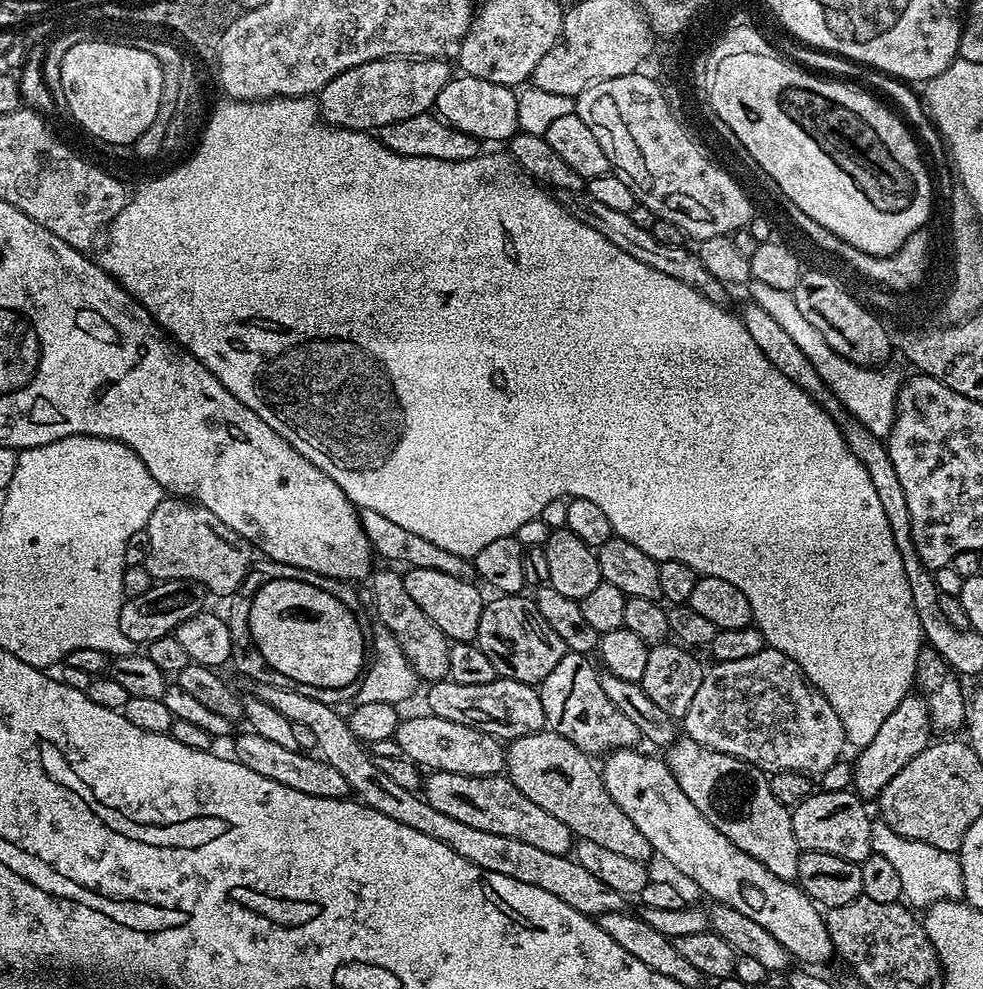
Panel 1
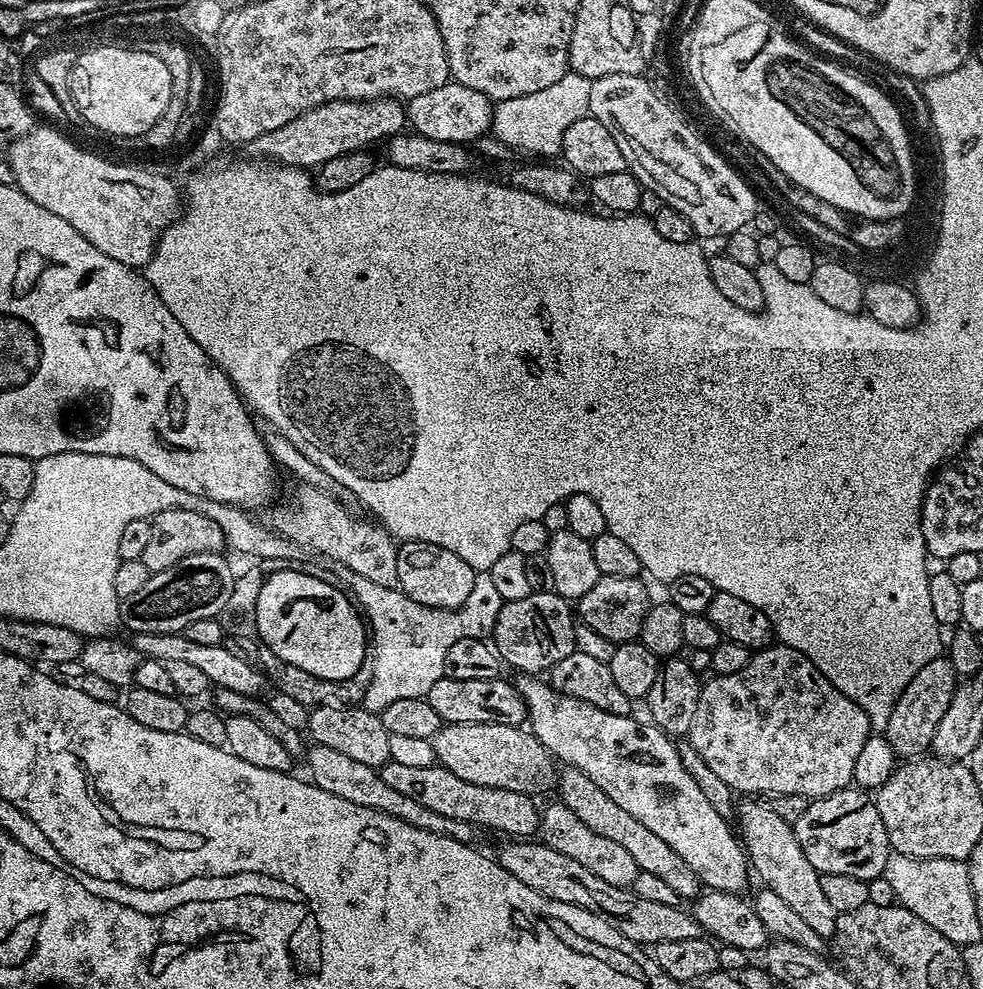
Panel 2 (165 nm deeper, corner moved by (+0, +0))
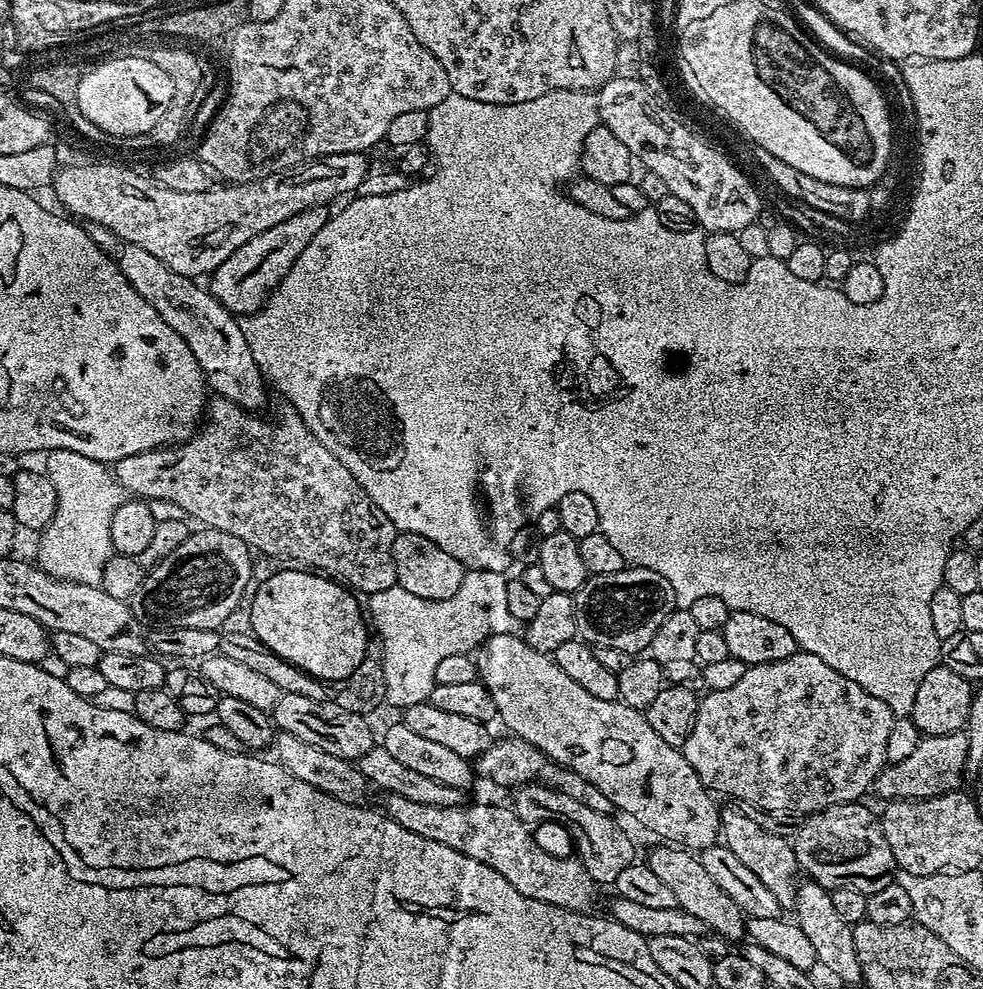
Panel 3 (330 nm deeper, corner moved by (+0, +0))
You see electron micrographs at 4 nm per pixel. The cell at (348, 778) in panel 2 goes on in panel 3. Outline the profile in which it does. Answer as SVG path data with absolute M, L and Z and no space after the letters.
M393 792L387 793L383 799L384 815L398 822L398 826L410 830L410 834L422 834L422 838L442 842L442 846L450 846L450 850L458 850L458 854L466 854L466 858L474 858L482 862L482 866L490 866L490 870L498 870L498 874L502 874L502 878L506 878L518 894L526 894L526 898L571 912L593 911L592 903L596 900L598 885L590 878L586 866L582 866L576 858L559 860L551 856L532 837L533 829L518 818L516 809L507 803L465 802L454 806L425 806L423 802L413 802L411 798L402 798L402 794Z

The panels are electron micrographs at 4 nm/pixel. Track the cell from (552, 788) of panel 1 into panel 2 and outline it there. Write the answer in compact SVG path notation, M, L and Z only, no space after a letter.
M565 767L563 771L564 773L561 776L559 773L558 776L559 803L565 804L571 812L578 814L578 818L582 818L582 822L586 822L586 826L590 826L594 834L602 834L602 838L618 842L618 846L622 846L626 854L634 858L639 871L655 874L660 881L666 882L666 886L670 886L670 890L674 890L676 897L692 898L701 891L702 885L694 870L690 870L690 866L686 866L686 862L682 862L682 858L678 858L678 854L674 854L674 850L670 850L670 846L666 846L666 842L662 842L658 834L646 830L642 822L630 818L630 814L626 814L626 810L619 808L607 794L598 790L598 786L594 786L594 782L590 782L590 778L586 778L586 774L582 774L580 768Z

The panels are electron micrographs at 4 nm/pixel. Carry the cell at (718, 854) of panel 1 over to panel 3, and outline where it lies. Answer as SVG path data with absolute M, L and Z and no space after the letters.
M494 634L484 644L482 644L475 653L476 675L480 683L486 686L486 690L490 690L490 694L494 698L494 706L499 723L504 723L509 728L511 735L517 740L525 740L535 746L539 752L543 752L549 760L554 760L558 764L564 765L565 768L574 770L578 774L582 774L582 778L586 778L586 782L594 782L594 786L598 786L598 790L602 790L602 794L606 794L606 798L610 798L610 802L614 802L614 806L621 812L625 812L628 816L633 816L638 823L644 828L649 828L656 836L661 836L661 841L671 842L673 845L679 846L685 850L703 850L712 847L717 843L720 836L720 808L715 804L713 793L705 788L700 781L700 776L690 766L690 762L686 762L683 751L674 746L670 746L666 742L662 742L662 738L658 738L658 734L654 734L654 726L650 726L647 718L642 718L642 713L634 710L630 706L621 704L619 699L603 700L602 698L594 698L594 694L582 690L582 686L578 686L578 682L574 682L574 678L570 678L570 674L556 665L555 659L547 652L539 652L534 650L525 641L523 635L515 634Z

